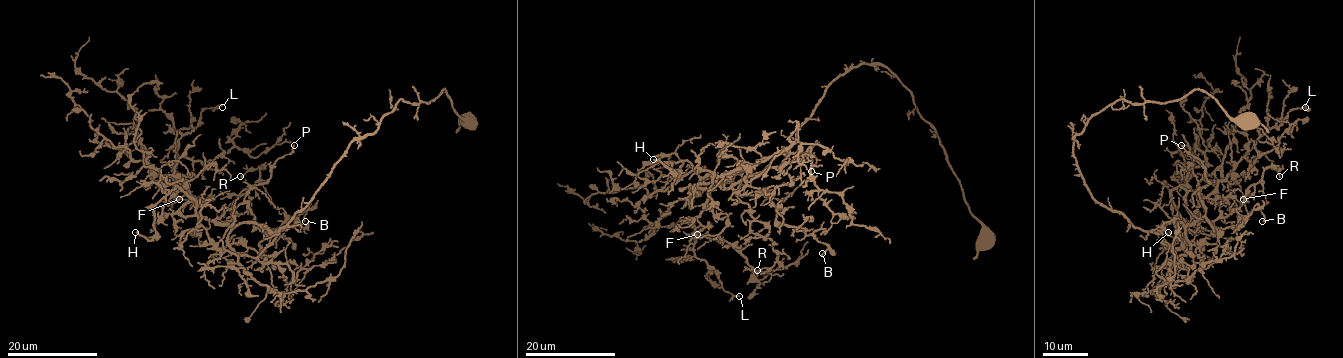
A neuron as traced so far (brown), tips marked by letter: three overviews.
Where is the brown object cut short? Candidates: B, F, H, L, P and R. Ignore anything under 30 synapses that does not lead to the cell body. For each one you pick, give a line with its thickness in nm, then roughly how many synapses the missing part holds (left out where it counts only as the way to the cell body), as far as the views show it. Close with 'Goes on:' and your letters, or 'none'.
Goes on: none

